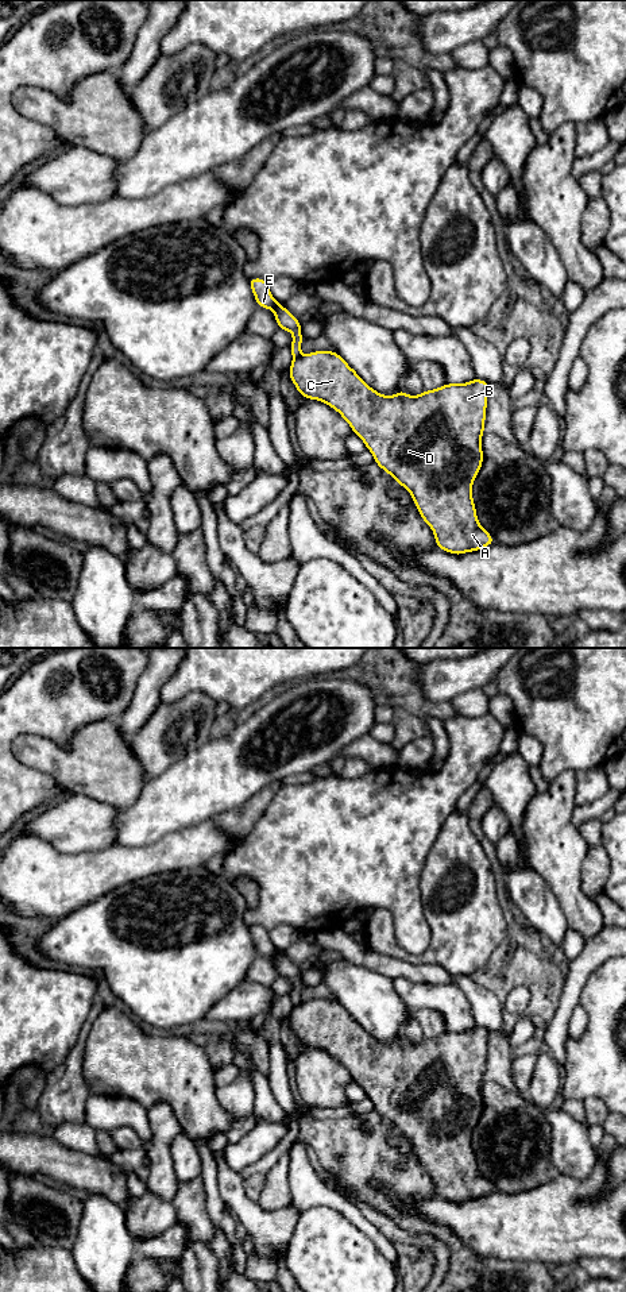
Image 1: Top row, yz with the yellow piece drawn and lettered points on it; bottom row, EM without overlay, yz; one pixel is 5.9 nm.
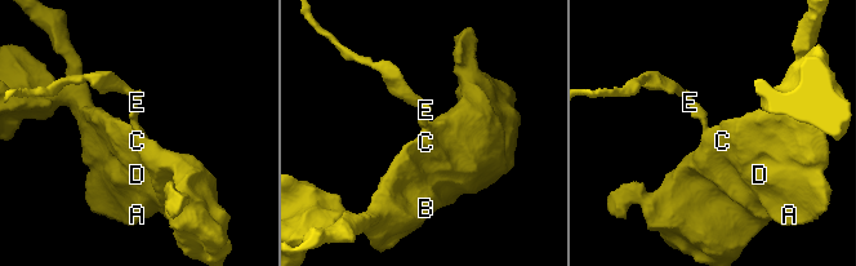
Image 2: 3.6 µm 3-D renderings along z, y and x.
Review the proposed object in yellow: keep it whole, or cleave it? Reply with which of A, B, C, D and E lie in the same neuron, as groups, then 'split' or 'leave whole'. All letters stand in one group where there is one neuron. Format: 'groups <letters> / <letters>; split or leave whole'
groups A B C D / E; split

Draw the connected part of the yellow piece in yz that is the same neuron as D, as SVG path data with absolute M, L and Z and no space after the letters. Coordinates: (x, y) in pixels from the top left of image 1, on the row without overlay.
M313 999L293 1007L289 1023L298 1042L308 1048L322 1049L339 1060L371 1099L374 1110L410 1139L421 1166L432 1176L440 1197L463 1203L495 1191L479 1172L472 1148L472 1133L483 1112L482 1083L491 1035L488 1030L475 1026L467 1031L447 1031L433 1038L424 1038L418 1044L409 1044L402 1037L394 1044L385 1044L370 1035L336 999Z

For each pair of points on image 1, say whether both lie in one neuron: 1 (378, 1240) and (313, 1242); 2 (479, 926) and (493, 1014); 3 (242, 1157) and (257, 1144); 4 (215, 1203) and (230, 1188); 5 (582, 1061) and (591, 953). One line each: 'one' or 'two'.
1: two
2: two
3: one
4: two
5: two

